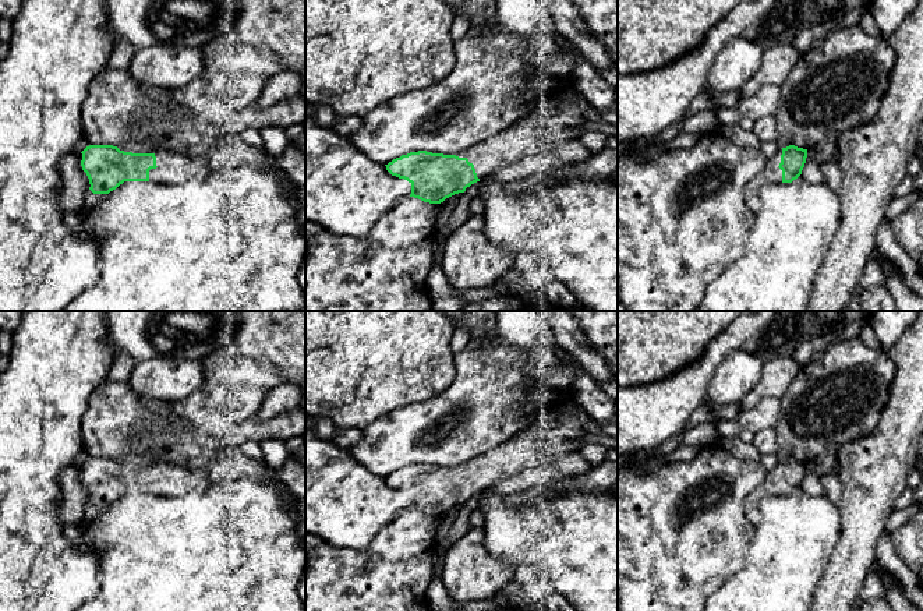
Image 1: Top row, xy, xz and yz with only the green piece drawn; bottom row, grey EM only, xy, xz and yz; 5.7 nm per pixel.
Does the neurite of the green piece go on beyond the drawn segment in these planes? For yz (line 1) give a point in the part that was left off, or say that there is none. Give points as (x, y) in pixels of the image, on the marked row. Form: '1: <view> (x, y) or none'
1: yz (771, 173)

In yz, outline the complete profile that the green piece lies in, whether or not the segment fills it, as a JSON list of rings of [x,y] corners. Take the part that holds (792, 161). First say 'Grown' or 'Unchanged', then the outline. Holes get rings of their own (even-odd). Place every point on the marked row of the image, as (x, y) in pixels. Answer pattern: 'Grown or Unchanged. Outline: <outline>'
Grown. Outline: [[[789,145],[779,148],[765,167],[746,186],[746,204],[752,209],[758,204],[760,188],[767,183],[792,183],[804,167],[807,149]]]

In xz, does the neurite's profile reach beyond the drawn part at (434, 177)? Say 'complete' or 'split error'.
split error

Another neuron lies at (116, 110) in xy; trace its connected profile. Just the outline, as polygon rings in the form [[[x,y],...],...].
[[[233,43],[222,49],[209,68],[183,88],[173,89],[178,109],[153,105],[142,92],[144,84],[135,81],[127,70],[105,67],[91,82],[88,96],[82,105],[84,138],[91,145],[113,145],[138,141],[153,144],[169,152],[184,152],[192,156],[208,156],[216,142],[227,134],[229,119],[257,103],[268,80],[284,67],[280,57],[266,45]]]

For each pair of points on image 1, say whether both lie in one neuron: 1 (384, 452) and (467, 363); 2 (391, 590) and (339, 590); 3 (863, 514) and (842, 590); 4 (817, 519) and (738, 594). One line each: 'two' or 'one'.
1: one
2: one
3: one
4: one

